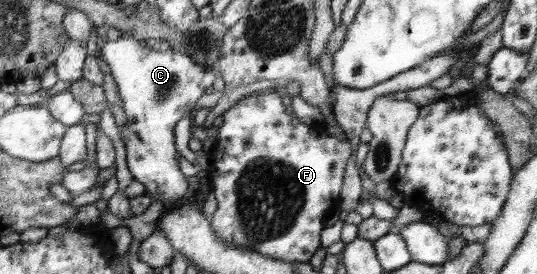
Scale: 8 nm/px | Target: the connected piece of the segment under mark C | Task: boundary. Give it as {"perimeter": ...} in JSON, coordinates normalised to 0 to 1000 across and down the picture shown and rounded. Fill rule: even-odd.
{"perimeter":[[[231,113],[220,146],[188,150],[181,197],[205,241],[231,380],[235,449],[223,489],[248,653],[268,675],[268,708],[287,741],[302,734],[309,763],[335,748],[346,719],[350,661],[328,595],[324,460],[361,409],[380,325],[399,310],[402,266],[378,252],[356,204],[317,172],[304,168],[298,190],[272,175],[250,117]]]}

